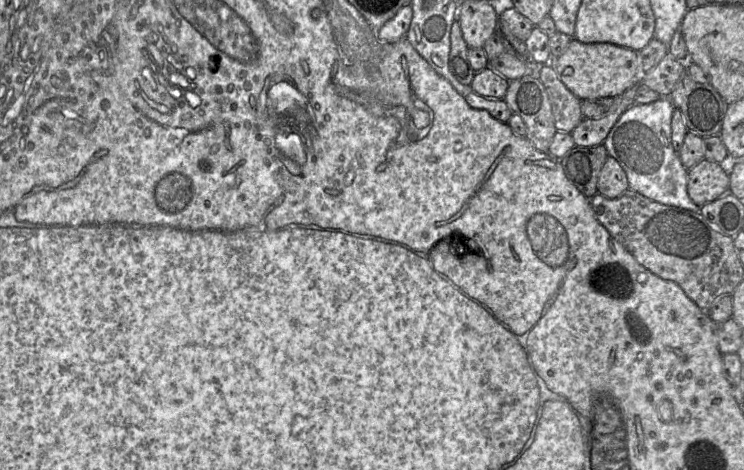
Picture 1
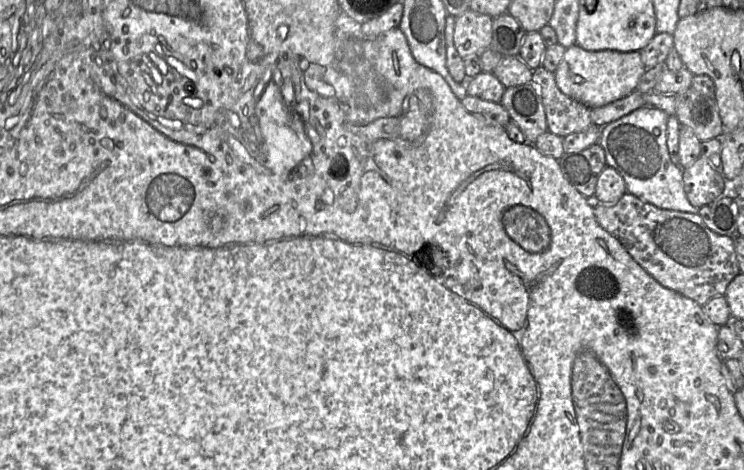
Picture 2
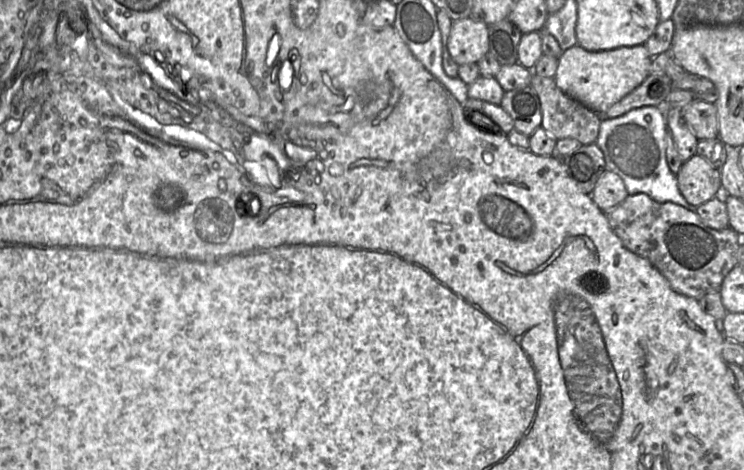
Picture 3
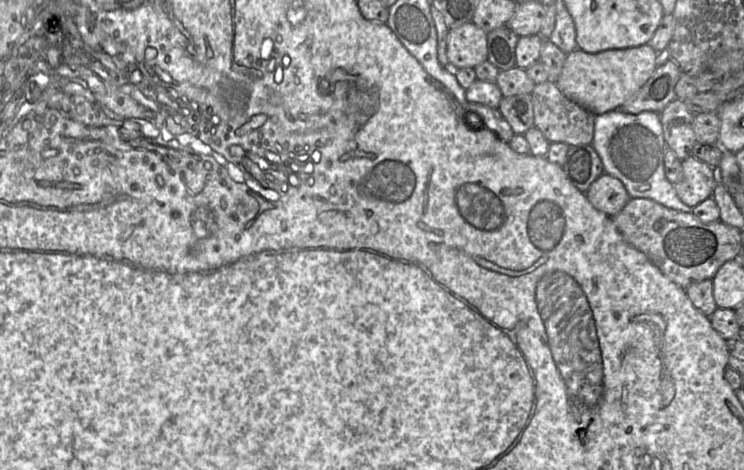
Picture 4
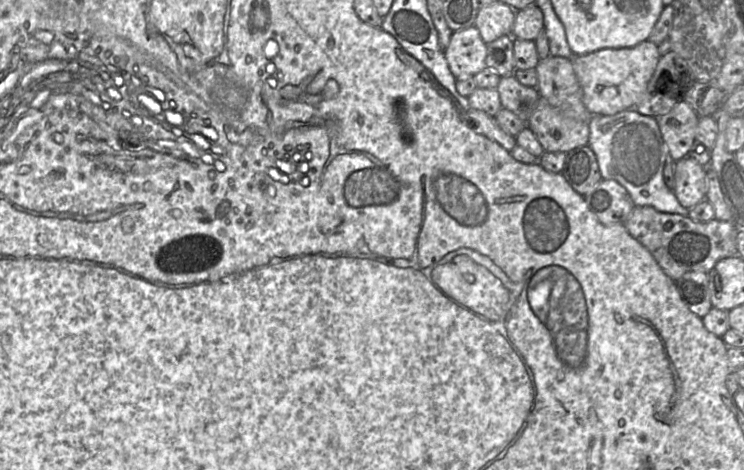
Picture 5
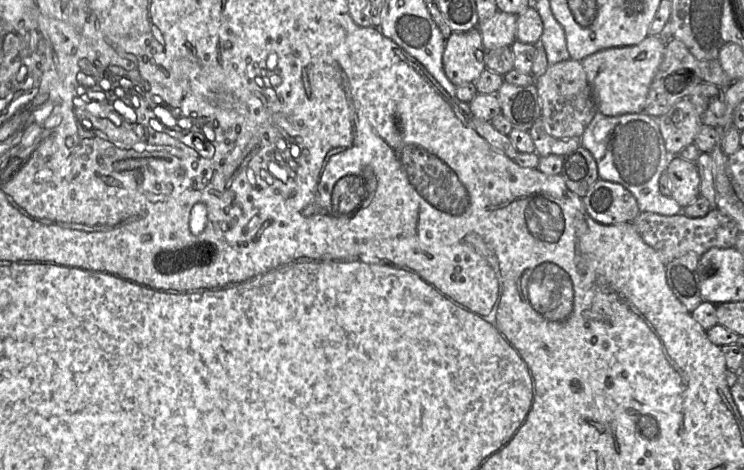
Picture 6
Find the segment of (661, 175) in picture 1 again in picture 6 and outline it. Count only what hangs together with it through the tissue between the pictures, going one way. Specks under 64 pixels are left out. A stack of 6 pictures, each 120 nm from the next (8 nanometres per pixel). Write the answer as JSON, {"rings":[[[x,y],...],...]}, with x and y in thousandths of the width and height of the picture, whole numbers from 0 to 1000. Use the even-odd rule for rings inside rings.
{"rings":[[[802,238],[781,289],[781,311],[798,334],[805,381],[832,389],[847,406],[860,451],[892,460],[917,451],[918,443],[903,419],[894,419],[886,406],[886,381],[897,360],[902,328],[895,319],[883,251],[866,238],[835,247]]]}

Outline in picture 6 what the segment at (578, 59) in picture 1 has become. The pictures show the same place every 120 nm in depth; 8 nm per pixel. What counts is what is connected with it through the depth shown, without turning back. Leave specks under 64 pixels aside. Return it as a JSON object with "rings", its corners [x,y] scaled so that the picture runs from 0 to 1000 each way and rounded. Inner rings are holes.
{"rings":[[[871,74],[856,96],[817,102],[786,121],[781,134],[804,238],[815,247],[866,238],[874,181],[891,128],[894,96],[886,77]]]}

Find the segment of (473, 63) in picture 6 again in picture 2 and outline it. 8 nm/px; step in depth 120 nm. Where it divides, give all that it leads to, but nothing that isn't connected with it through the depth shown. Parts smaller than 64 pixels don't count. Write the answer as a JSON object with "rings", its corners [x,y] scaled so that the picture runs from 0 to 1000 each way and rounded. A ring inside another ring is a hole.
{"rings":[[[629,19],[612,38],[610,94],[617,117],[644,119],[660,98],[663,38]]]}

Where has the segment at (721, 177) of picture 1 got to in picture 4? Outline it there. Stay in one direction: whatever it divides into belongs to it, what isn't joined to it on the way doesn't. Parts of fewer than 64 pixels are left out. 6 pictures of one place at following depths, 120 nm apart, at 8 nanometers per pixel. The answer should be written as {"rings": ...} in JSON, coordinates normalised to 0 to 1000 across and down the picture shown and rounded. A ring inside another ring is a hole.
{"rings":[[[927,330],[917,340],[917,383],[906,391],[906,398],[915,428],[931,443],[957,419],[965,387],[964,357]]]}

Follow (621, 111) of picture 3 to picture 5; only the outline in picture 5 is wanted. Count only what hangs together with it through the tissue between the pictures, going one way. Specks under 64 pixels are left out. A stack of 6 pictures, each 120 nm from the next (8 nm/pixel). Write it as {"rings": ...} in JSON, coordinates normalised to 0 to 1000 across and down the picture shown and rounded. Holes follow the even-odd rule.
{"rings":[[[899,106],[891,115],[853,234],[867,247],[887,249],[898,240],[934,177],[922,128]]]}

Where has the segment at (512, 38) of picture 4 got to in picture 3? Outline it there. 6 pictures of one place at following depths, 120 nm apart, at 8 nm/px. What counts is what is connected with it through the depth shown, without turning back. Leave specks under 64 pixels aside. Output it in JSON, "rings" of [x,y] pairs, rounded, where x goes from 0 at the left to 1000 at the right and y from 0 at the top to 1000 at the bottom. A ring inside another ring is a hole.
{"rings":[[[683,38],[656,55],[657,111],[673,138],[696,132],[696,100],[703,70]]]}

